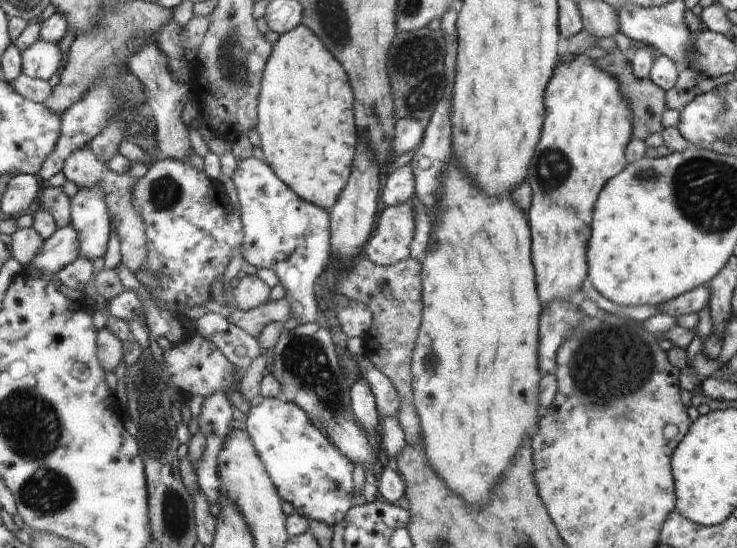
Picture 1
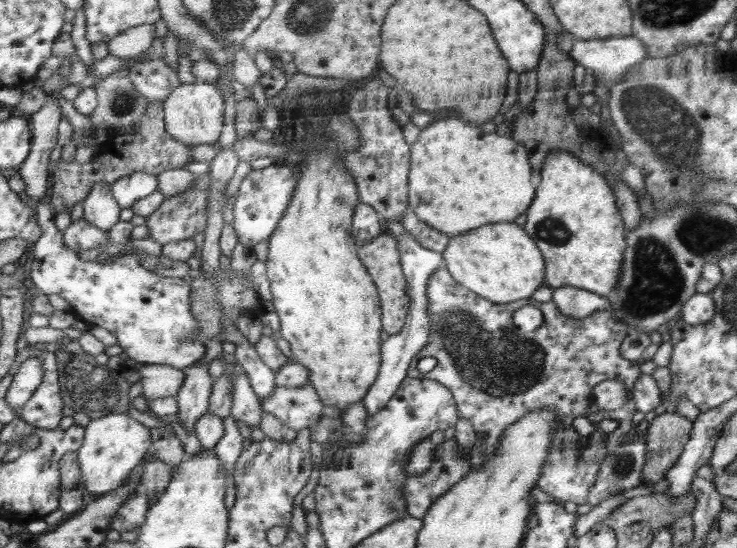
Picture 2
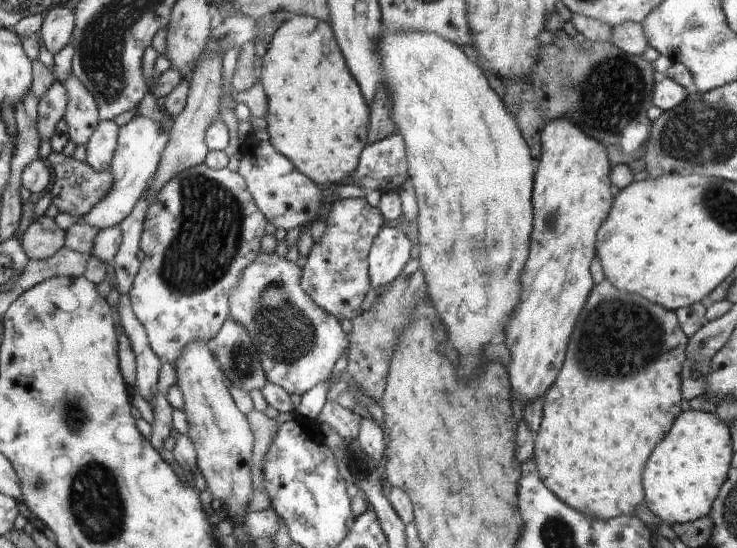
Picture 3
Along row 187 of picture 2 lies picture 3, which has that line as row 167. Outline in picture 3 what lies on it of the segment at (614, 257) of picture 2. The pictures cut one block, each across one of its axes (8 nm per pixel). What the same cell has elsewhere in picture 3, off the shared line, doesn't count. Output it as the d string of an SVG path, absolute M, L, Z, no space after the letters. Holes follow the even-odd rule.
M569 118L557 120L549 122L541 132L541 154L531 198L534 230L530 236L530 262L526 262L526 274L522 274L522 286L526 286L526 290L522 290L522 306L514 310L514 318L510 318L510 326L504 330L506 348L510 350L510 382L514 382L514 394L522 396L524 405L535 397L542 397L562 368L576 318L594 288L590 264L596 254L596 232L612 208L607 147Z

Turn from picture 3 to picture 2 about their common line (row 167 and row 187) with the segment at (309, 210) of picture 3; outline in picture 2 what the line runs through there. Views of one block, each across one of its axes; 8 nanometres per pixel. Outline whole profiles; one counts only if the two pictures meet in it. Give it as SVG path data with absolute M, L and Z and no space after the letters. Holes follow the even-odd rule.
M277 163L258 170L252 169L243 178L234 204L234 222L231 226L237 235L237 241L244 247L253 249L260 241L272 237L288 210L297 186L296 172L286 168L286 165Z

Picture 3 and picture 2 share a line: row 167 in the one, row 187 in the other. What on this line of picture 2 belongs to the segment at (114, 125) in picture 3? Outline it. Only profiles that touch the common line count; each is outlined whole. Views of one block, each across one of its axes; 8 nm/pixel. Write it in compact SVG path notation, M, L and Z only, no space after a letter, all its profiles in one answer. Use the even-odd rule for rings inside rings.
M96 183L94 191L84 203L85 217L95 226L108 232L120 222L121 205L115 198L113 185Z

